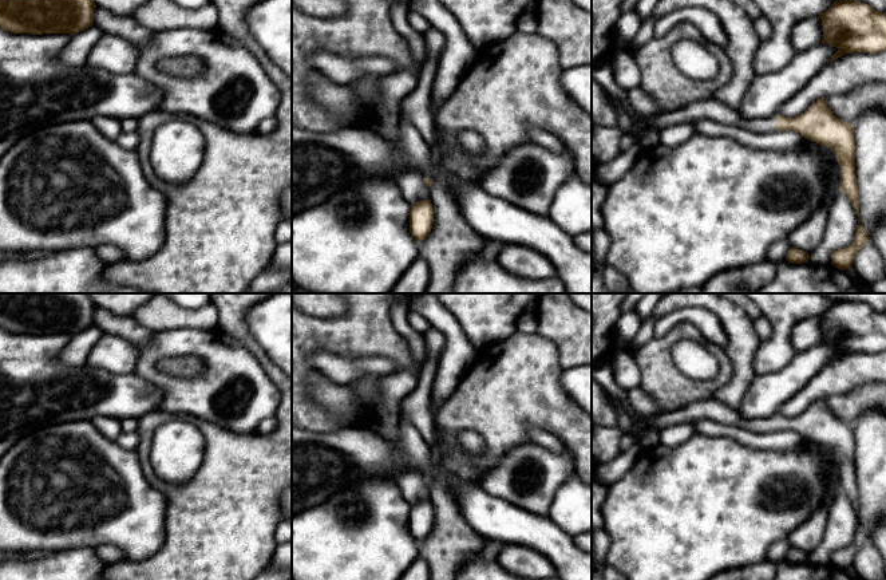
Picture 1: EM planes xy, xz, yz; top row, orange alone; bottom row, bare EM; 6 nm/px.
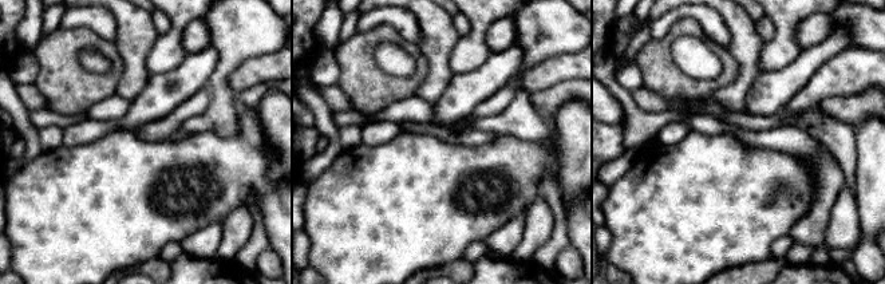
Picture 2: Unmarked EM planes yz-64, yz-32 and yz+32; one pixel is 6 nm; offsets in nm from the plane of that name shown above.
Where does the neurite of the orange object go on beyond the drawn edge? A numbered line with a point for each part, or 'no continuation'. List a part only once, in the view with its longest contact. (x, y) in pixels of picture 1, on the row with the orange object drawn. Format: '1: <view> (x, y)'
1: yz (711, 109)

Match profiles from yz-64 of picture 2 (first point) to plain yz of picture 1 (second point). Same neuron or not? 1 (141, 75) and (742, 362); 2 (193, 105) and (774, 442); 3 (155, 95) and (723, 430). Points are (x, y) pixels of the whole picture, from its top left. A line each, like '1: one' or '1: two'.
1: one
2: two
3: two

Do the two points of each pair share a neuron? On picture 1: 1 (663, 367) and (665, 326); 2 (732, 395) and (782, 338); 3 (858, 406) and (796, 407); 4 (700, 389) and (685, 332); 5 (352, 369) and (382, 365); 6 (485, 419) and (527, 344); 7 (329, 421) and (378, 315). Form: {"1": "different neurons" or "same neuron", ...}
{"1": "different neurons", "2": "different neurons", "3": "different neurons", "4": "same neuron", "5": "same neuron", "6": "same neuron", "7": "same neuron"}

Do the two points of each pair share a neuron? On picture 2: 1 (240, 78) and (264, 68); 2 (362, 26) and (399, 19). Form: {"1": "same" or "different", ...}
{"1": "same", "2": "same"}

